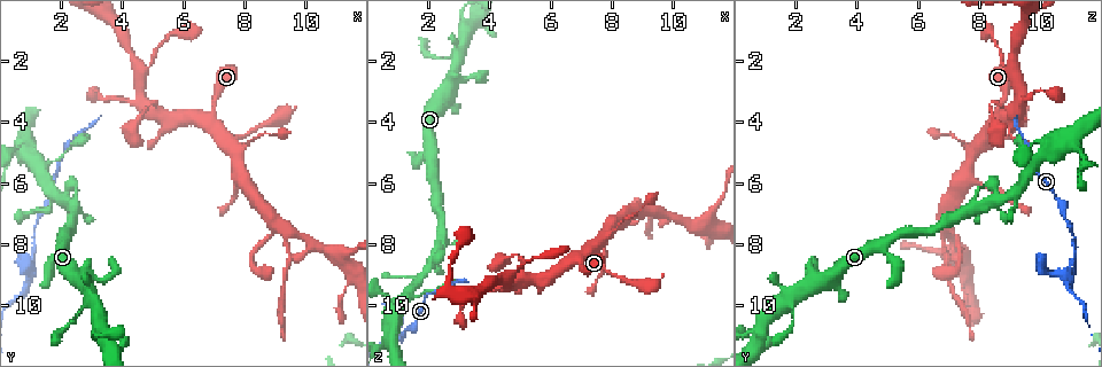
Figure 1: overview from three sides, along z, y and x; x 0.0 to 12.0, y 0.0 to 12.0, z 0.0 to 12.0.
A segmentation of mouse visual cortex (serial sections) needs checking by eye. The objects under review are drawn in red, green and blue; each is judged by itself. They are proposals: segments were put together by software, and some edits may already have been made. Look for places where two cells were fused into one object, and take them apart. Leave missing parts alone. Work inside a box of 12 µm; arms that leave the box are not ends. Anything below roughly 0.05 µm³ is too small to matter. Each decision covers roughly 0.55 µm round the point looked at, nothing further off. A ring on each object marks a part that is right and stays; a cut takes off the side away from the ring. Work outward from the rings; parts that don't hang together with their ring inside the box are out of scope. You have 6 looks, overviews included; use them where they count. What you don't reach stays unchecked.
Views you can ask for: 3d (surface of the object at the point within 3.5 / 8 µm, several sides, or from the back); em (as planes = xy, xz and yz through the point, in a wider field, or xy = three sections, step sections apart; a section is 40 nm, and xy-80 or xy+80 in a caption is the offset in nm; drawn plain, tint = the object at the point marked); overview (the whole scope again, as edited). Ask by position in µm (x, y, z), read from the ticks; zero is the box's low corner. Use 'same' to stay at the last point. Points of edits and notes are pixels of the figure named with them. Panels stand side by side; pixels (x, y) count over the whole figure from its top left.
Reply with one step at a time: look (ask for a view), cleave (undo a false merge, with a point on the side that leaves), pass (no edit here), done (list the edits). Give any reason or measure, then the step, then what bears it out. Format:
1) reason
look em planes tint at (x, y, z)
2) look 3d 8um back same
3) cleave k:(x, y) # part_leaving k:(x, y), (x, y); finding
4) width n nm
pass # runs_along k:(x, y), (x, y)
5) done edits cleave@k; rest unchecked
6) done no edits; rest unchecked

three arms meet
look 3d 8um at (0.9, 9.1, 11.0)

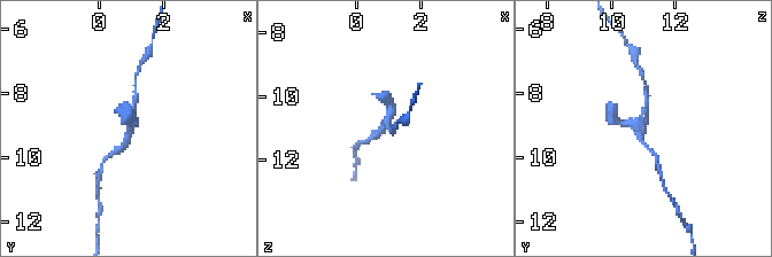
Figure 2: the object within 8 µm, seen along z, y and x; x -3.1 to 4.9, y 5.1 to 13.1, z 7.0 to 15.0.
closer look
look 3d 3.5um at (1.0, 9.0, 10.9)

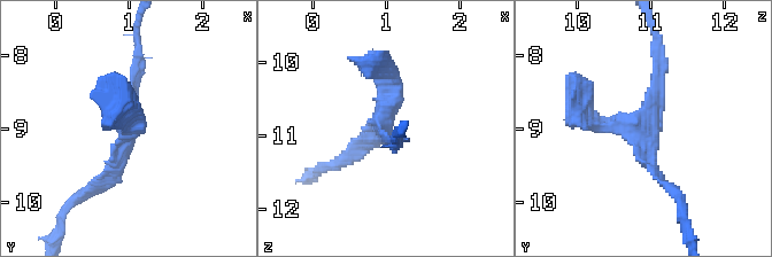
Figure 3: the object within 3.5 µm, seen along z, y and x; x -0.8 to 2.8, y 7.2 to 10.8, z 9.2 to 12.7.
arms 3; arm_widths 150, 150, 150 nm
look em planes tint at (1.00, 9.00, 10.95)

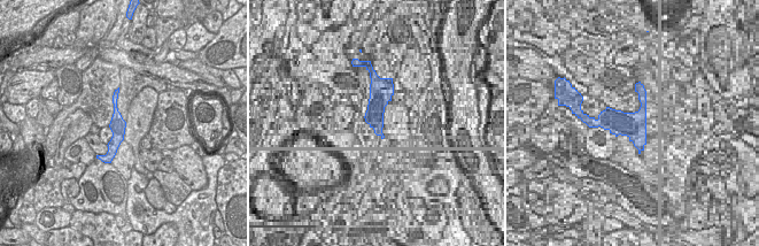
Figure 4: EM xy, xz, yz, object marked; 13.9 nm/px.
pass # runs_along 3:(657, 54), (646, 129), (578, 110); continuous, no second cell

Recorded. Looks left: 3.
a fork
look 3d 3.5um back at (1.7, 6.3, 9.3)

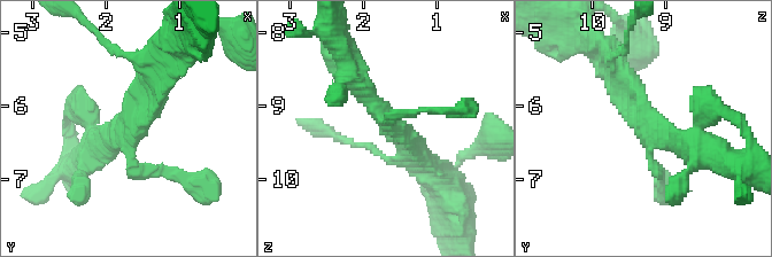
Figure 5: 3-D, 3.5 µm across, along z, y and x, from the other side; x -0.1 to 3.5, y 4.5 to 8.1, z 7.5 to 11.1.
look em xy step 2 tint at (1.65, 6.35, 9.20)

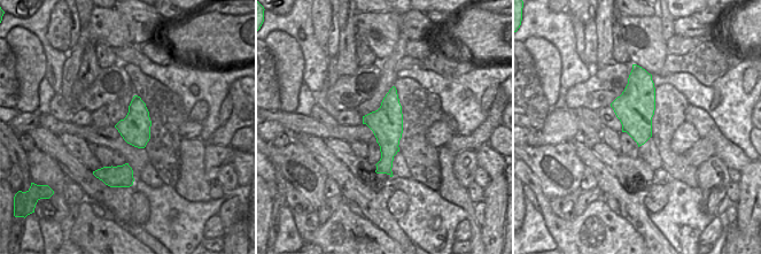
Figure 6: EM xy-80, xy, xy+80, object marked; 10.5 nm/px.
pass # runs_along 6:(393, 91), (387, 159), (379, 170); one cell here

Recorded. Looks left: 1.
done no edits; rest unchecked

